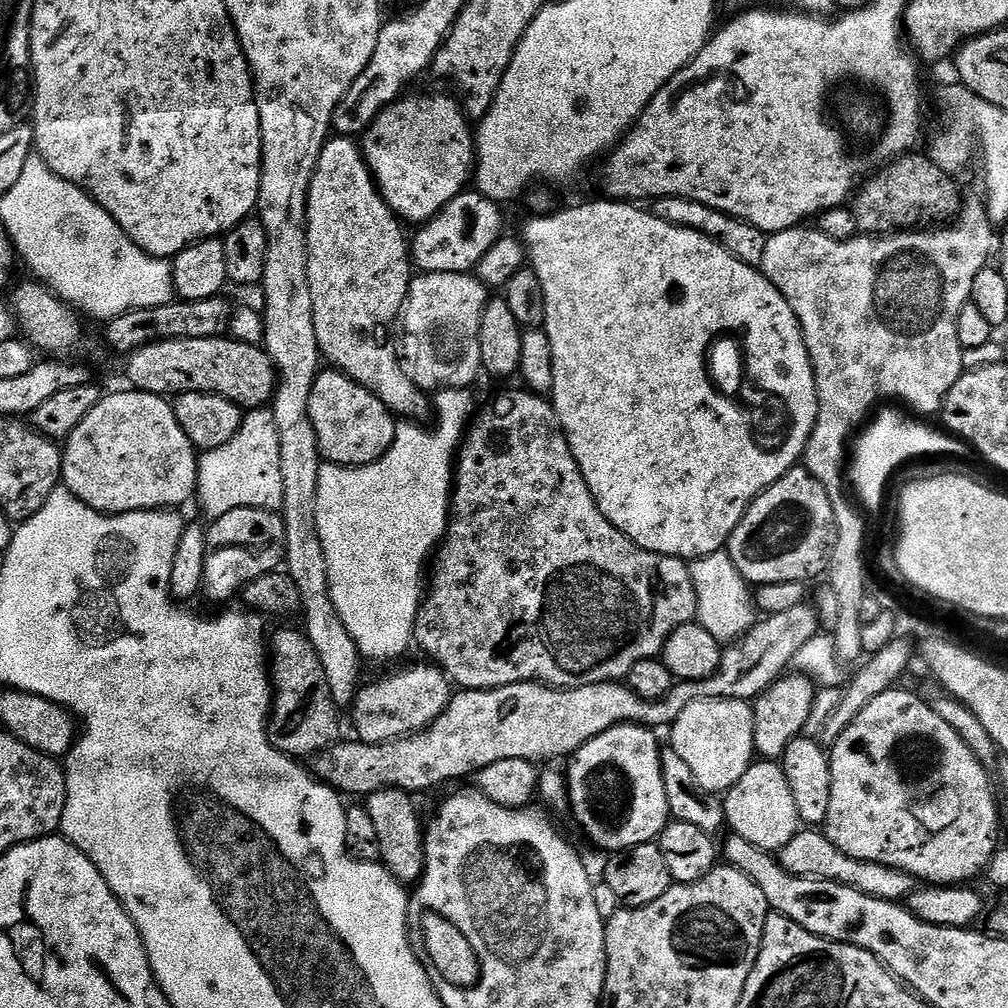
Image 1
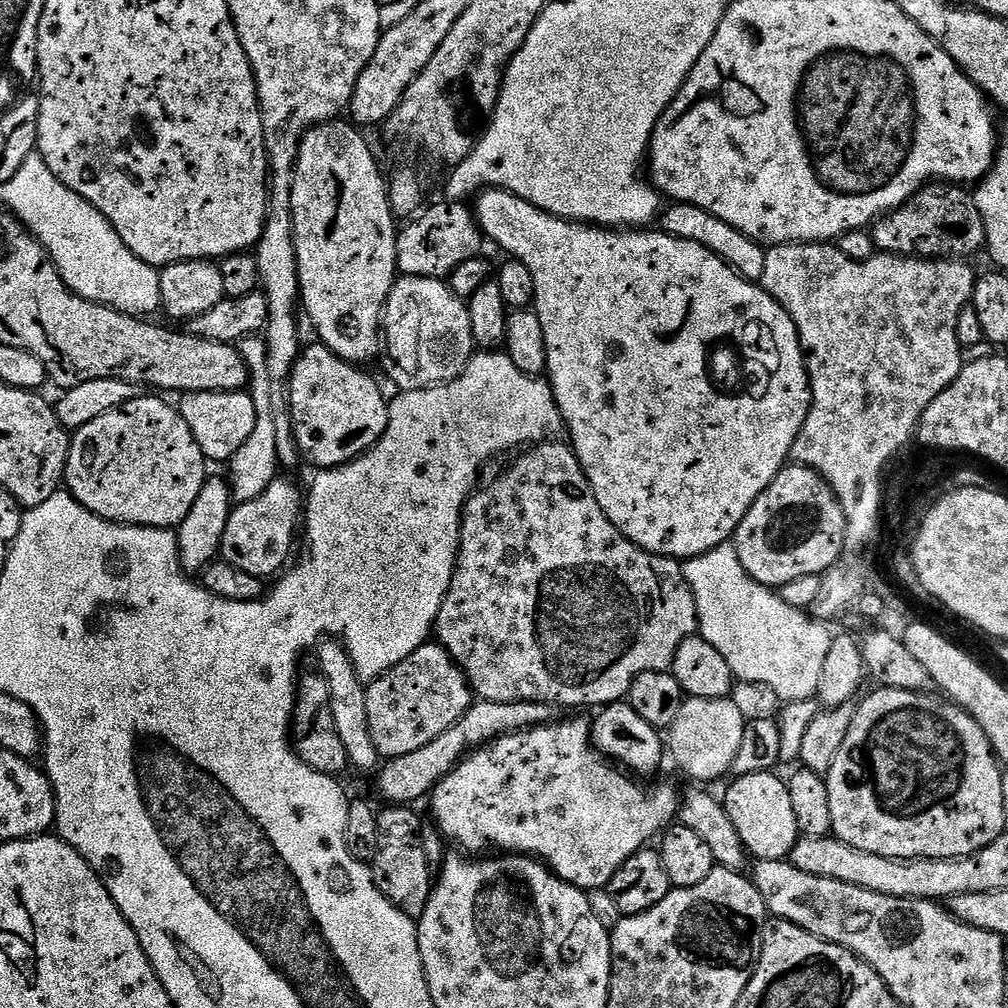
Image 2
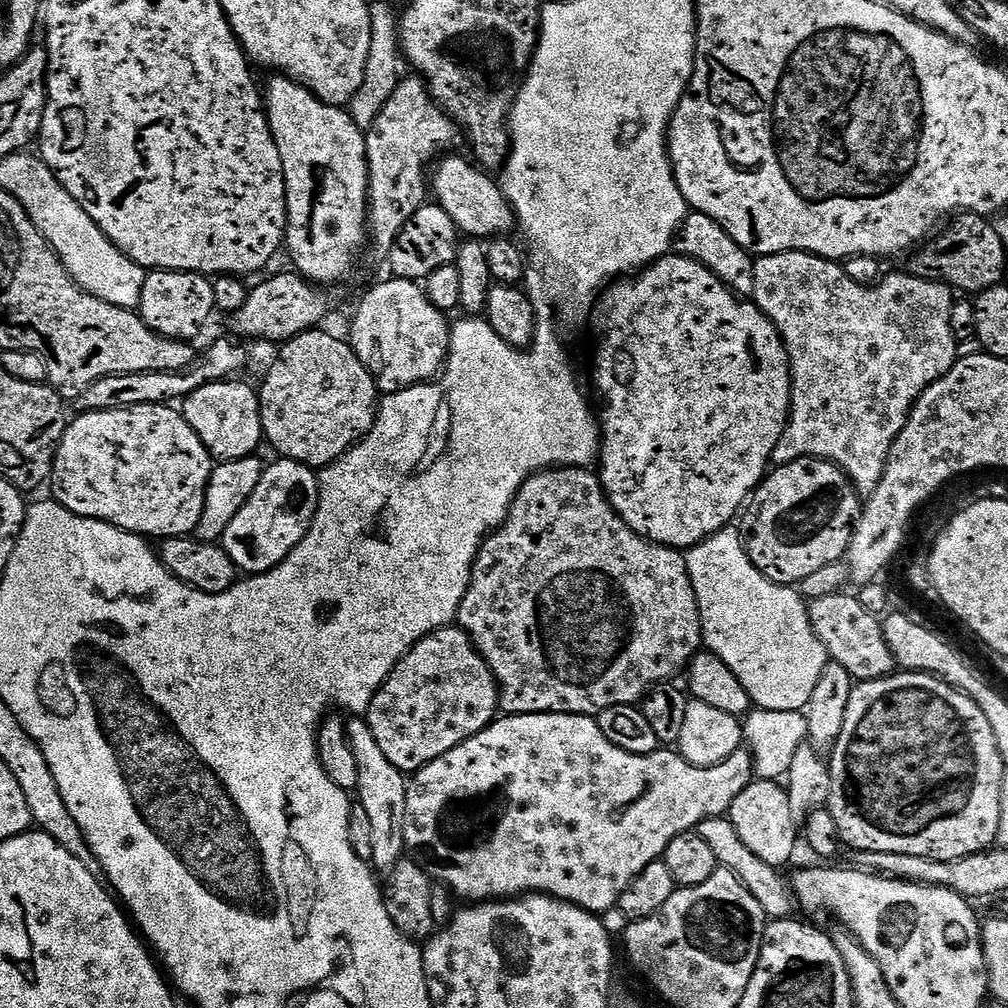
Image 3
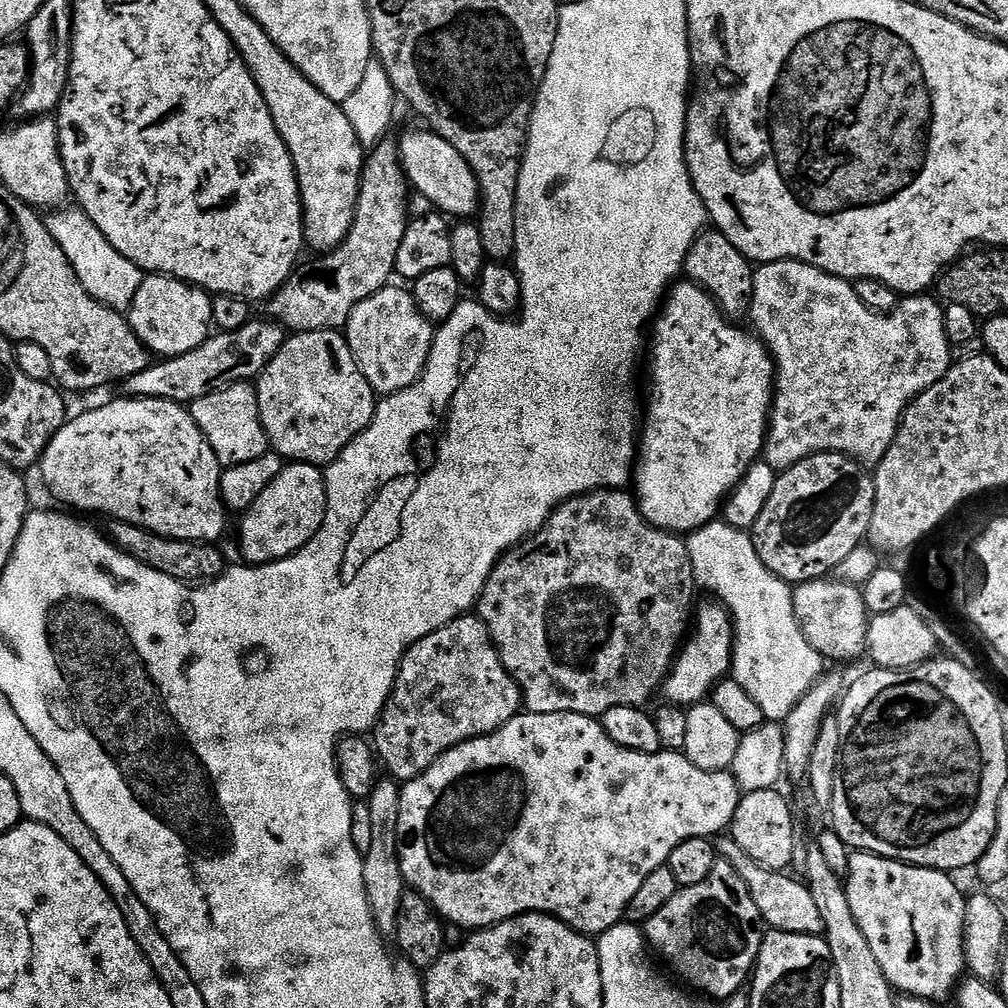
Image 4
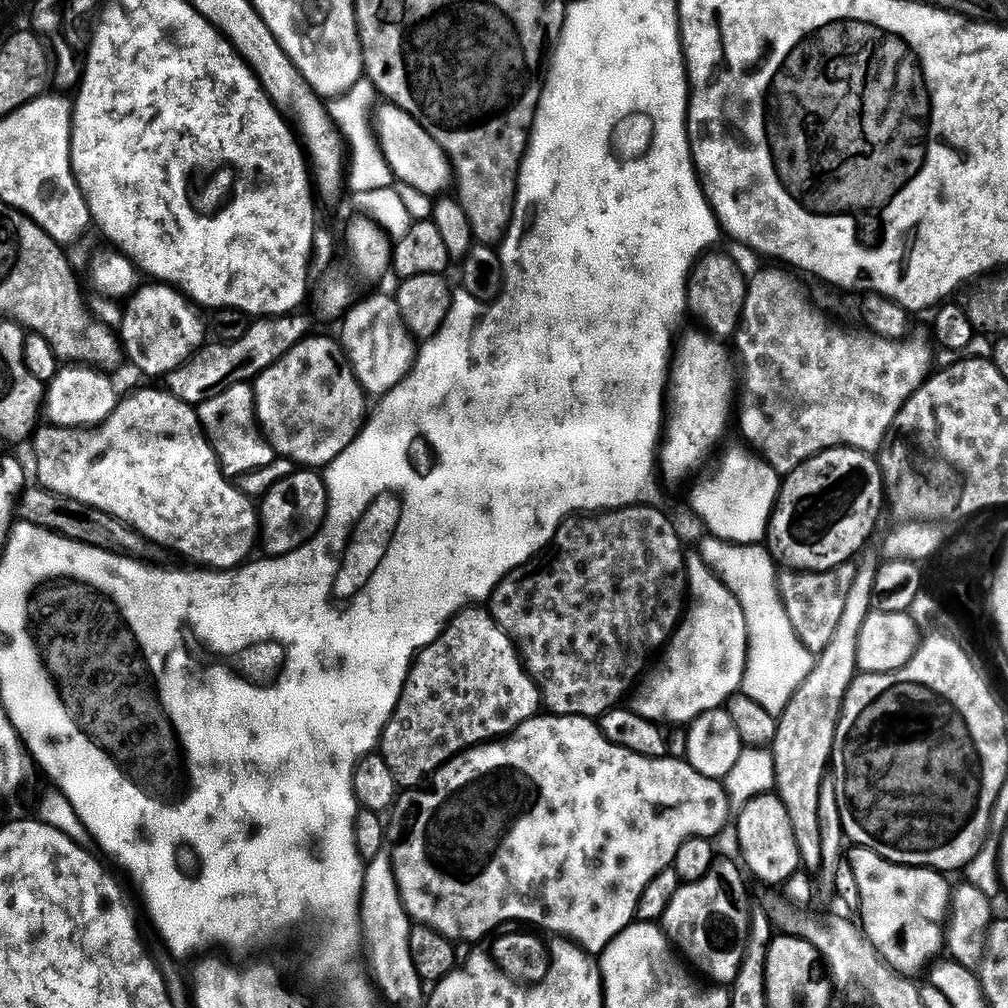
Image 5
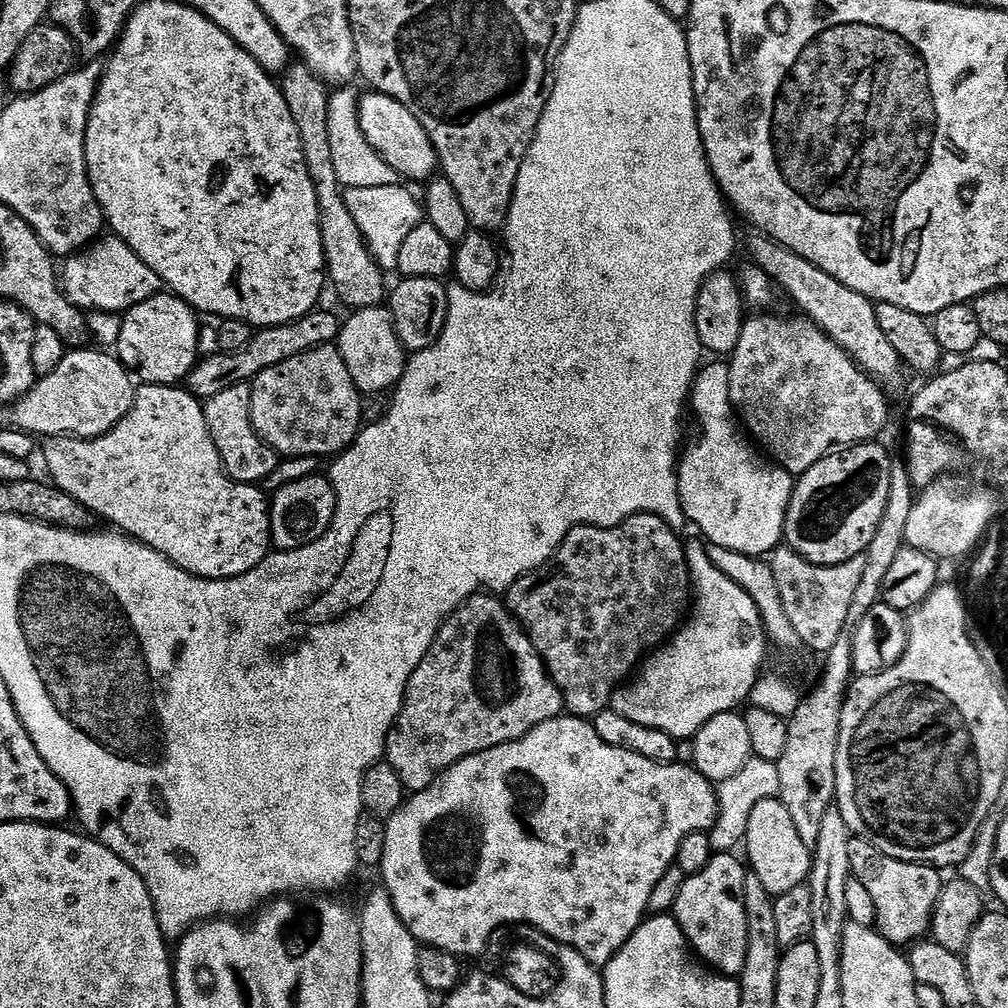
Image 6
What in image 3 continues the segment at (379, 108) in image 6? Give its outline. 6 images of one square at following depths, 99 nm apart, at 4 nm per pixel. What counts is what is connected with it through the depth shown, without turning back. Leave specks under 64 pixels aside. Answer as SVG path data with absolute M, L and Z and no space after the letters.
M457 154L449 155L447 158L439 161L440 169L434 172L434 196L441 208L446 210L446 214L450 214L450 218L454 218L456 227L461 233L468 238L504 238L509 235L508 232L513 227L517 227L518 221L516 213L513 212L508 200L504 197L504 191L500 189L499 183L495 179L492 180L487 171L481 170L475 163L463 160Z

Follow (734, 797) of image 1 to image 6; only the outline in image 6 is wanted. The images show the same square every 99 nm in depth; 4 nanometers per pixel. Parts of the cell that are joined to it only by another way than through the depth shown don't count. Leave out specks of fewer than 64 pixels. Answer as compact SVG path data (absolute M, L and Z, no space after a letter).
M778 798L754 806L742 844L744 848L748 847L750 871L774 898L786 894L786 890L794 890L794 886L802 886L812 875L813 849L802 842L790 818L790 810L786 810Z

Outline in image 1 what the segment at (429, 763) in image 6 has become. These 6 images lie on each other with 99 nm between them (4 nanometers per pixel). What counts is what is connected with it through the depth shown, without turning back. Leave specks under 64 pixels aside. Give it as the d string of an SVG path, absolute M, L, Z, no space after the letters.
M428 664L408 668L405 672L396 672L393 676L388 676L385 680L378 680L374 684L365 683L356 693L356 698L350 705L350 713L352 712L352 724L356 727L357 734L360 735L357 737L363 743L385 744L391 740L403 740L406 736L413 736L416 732L425 731L440 717L442 710L446 710L448 701L454 695L453 685L439 667Z

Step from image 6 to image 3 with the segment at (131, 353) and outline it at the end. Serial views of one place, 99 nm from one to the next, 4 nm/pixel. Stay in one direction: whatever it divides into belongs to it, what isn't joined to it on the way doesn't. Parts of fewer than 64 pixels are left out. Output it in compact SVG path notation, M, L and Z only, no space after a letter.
M152 270L144 277L138 315L158 334L171 340L195 341L204 323L216 312L214 286L201 272L161 272Z

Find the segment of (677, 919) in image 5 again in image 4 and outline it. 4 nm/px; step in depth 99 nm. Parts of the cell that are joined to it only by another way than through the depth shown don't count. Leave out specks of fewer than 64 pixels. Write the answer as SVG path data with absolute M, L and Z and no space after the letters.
M723 858L717 859L706 882L677 890L674 898L646 921L643 930L655 955L660 955L689 989L716 1002L727 1002L749 983L765 933L746 882Z

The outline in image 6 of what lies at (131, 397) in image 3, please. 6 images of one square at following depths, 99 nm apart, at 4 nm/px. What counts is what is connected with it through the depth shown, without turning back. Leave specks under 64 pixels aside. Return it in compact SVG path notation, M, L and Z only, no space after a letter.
M317 306L302 318L292 320L288 324L279 324L273 328L261 328L253 331L250 342L242 346L242 350L221 352L219 350L197 359L188 375L186 387L197 400L203 402L214 398L214 394L222 394L222 390L230 390L230 386L248 384L255 380L262 370L270 370L270 366L278 366L295 356L306 354L315 348L327 348L335 345L340 339L342 327L341 317L327 312L324 306Z

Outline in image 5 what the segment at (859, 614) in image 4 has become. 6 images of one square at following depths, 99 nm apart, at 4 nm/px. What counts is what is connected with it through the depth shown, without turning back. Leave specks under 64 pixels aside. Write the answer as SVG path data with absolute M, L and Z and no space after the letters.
M849 562L831 568L829 572L809 572L807 574L788 574L780 580L780 594L784 598L786 614L790 614L798 638L802 638L813 654L819 654L830 646L834 632L842 622L842 614L846 611L846 598L850 595L850 586L856 577L857 565Z

